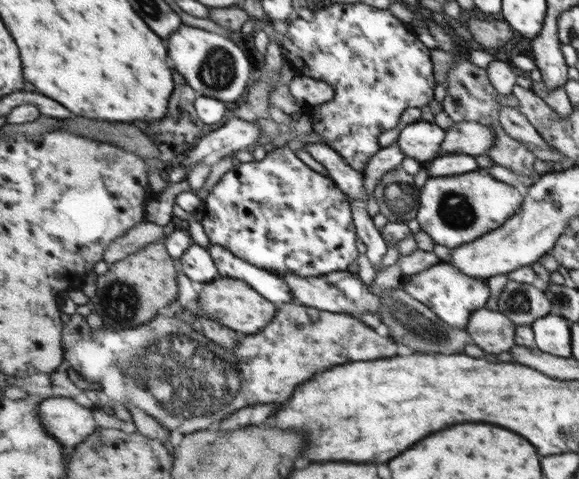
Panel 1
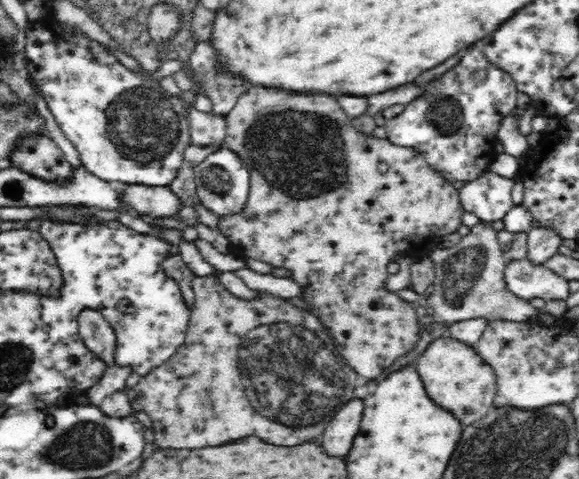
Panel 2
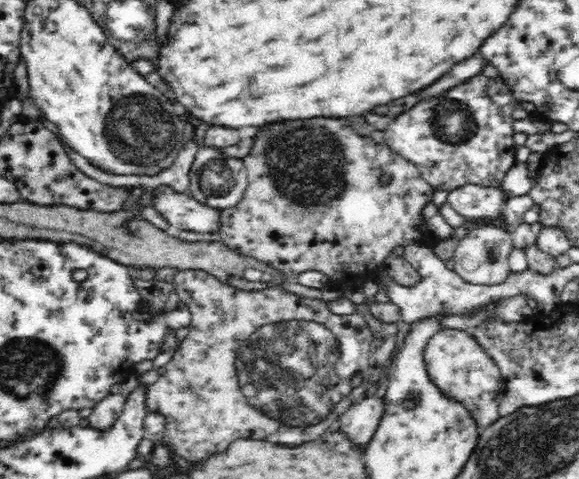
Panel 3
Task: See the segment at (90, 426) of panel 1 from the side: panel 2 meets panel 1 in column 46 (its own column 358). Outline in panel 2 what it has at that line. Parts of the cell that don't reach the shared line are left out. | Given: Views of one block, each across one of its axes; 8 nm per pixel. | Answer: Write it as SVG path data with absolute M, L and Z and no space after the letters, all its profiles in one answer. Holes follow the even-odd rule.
M359 398L348 401L328 422L322 432L322 450L332 458L342 458L348 454L352 440L356 436L356 428L360 424L360 412L363 401Z

